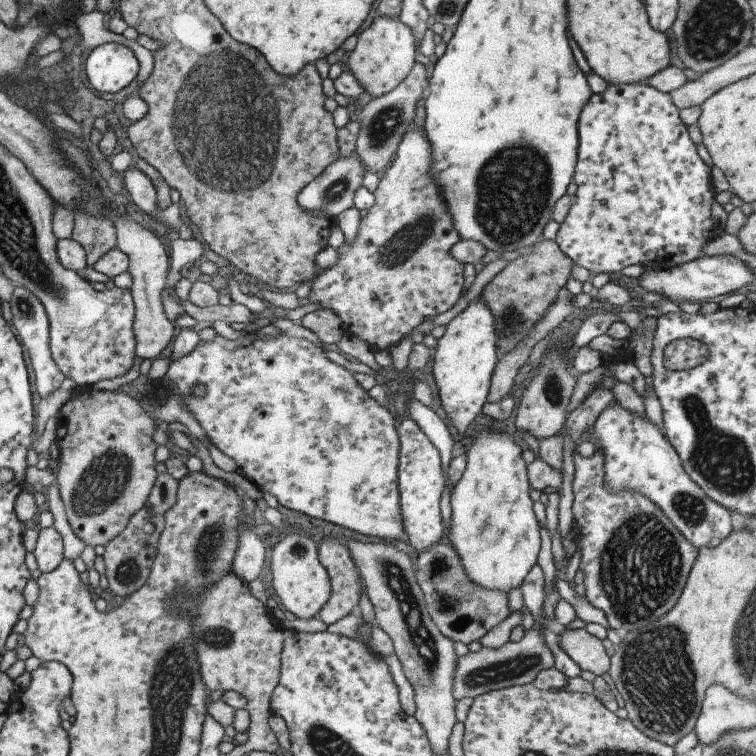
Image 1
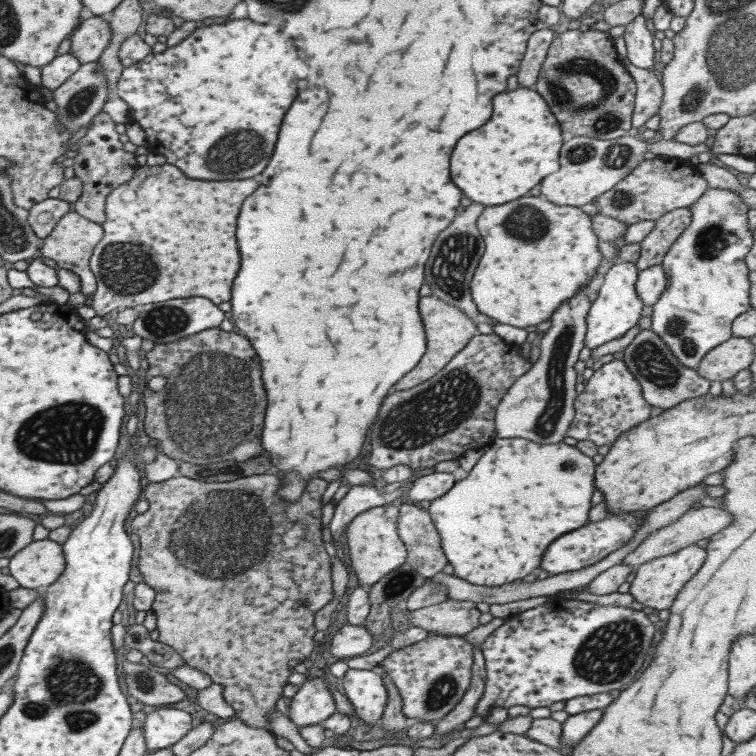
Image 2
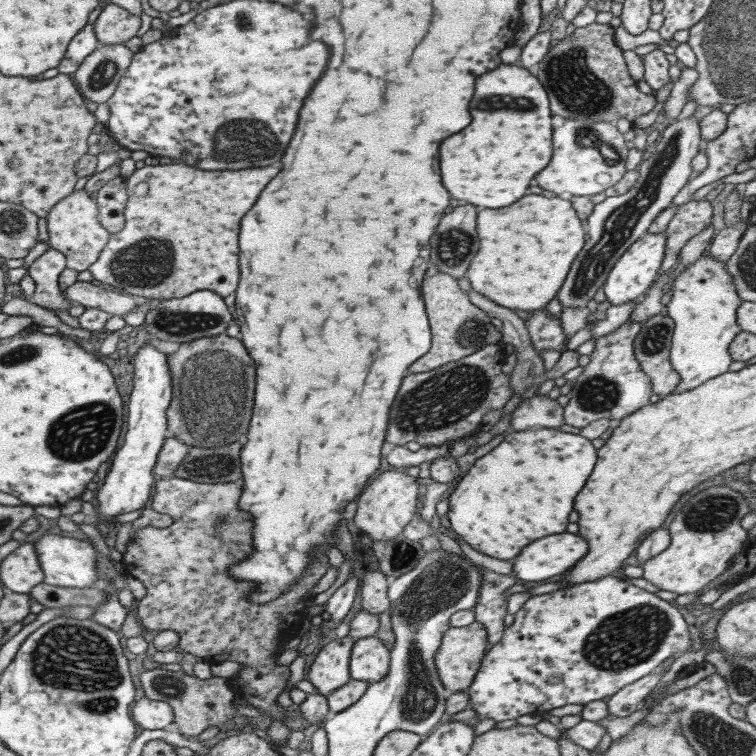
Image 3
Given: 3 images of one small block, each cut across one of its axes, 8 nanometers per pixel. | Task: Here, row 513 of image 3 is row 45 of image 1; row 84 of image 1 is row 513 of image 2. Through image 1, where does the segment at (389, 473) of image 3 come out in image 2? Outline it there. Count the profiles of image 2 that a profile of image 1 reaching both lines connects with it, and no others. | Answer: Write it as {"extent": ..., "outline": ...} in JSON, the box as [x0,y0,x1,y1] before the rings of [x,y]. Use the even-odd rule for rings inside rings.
{"extent":[345,505,406,588],"outline":[[[382,505],[358,514],[345,528],[345,544],[349,554],[349,566],[357,578],[357,586],[369,588],[374,582],[389,574],[406,559],[406,550],[397,535],[398,508]]]}

